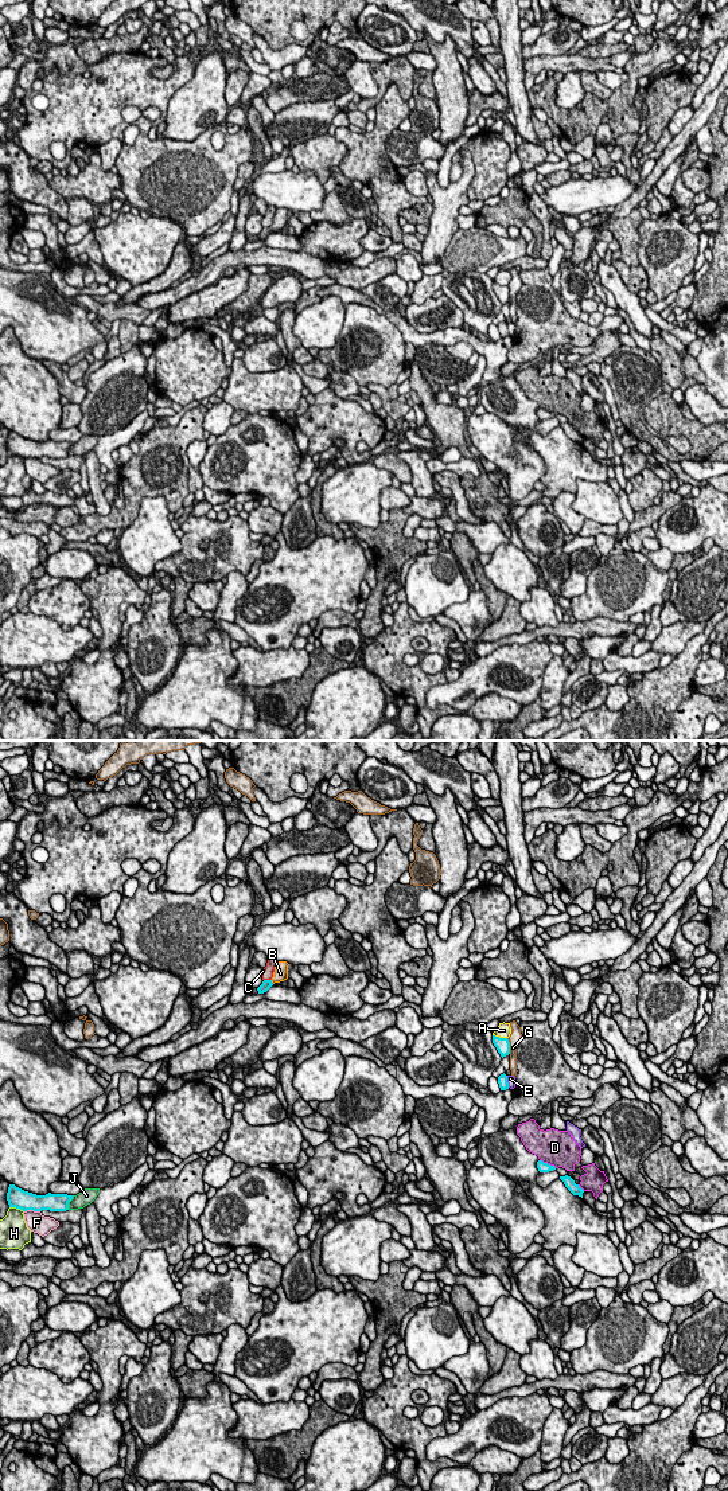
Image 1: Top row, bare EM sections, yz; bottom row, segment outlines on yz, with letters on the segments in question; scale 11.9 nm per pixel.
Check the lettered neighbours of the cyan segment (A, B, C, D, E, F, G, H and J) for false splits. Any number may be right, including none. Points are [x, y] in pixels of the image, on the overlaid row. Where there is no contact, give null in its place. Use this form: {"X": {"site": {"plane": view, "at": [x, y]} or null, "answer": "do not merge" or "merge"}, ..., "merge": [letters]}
{"A": {"site": {"plane": "yz", "at": [498, 1037]}, "answer": "do not merge"}, "B": {"site": {"plane": "yz", "at": [271, 982]}, "answer": "merge"}, "C": {"site": {"plane": "yz", "at": [268, 980]}, "answer": "do not merge"}, "D": {"site": {"plane": "yz", "at": [547, 1163]}, "answer": "do not merge"}, "E": {"site": {"plane": "yz", "at": [506, 1081]}, "answer": "do not merge"}, "F": {"site": {"plane": "yz", "at": [31, 1209]}, "answer": "do not merge"}, "G": {"site": {"plane": "yz", "at": [509, 1046]}, "answer": "do not merge"}, "H": {"site": {"plane": "yz", "at": [16, 1207]}, "answer": "do not merge"}, "J": {"site": {"plane": "yz", "at": [69, 1201]}, "answer": "do not merge"}, "merge": ["B"]}

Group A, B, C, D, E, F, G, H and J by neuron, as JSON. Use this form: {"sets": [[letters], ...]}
{"sets": [["A", "H"], ["B"], ["C"], ["D"], ["E"], ["F"], ["G"], ["J"]]}

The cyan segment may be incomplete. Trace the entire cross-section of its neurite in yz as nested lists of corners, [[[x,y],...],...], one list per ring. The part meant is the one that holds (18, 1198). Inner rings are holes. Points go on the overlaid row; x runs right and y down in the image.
[[[9,1184],[7,1193],[7,1201],[9,1207],[16,1207],[23,1211],[34,1210],[50,1210],[50,1211],[66,1211],[69,1210],[69,1202],[74,1195],[67,1194],[46,1194],[36,1195],[28,1191],[24,1191],[15,1184]]]

